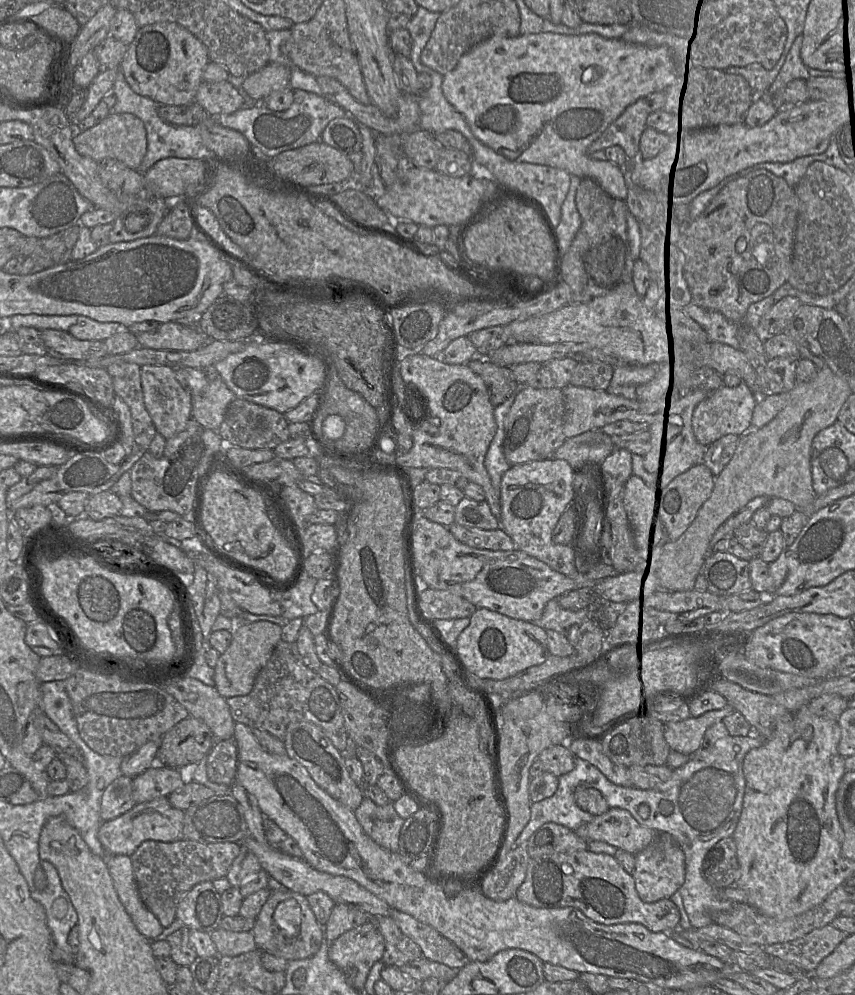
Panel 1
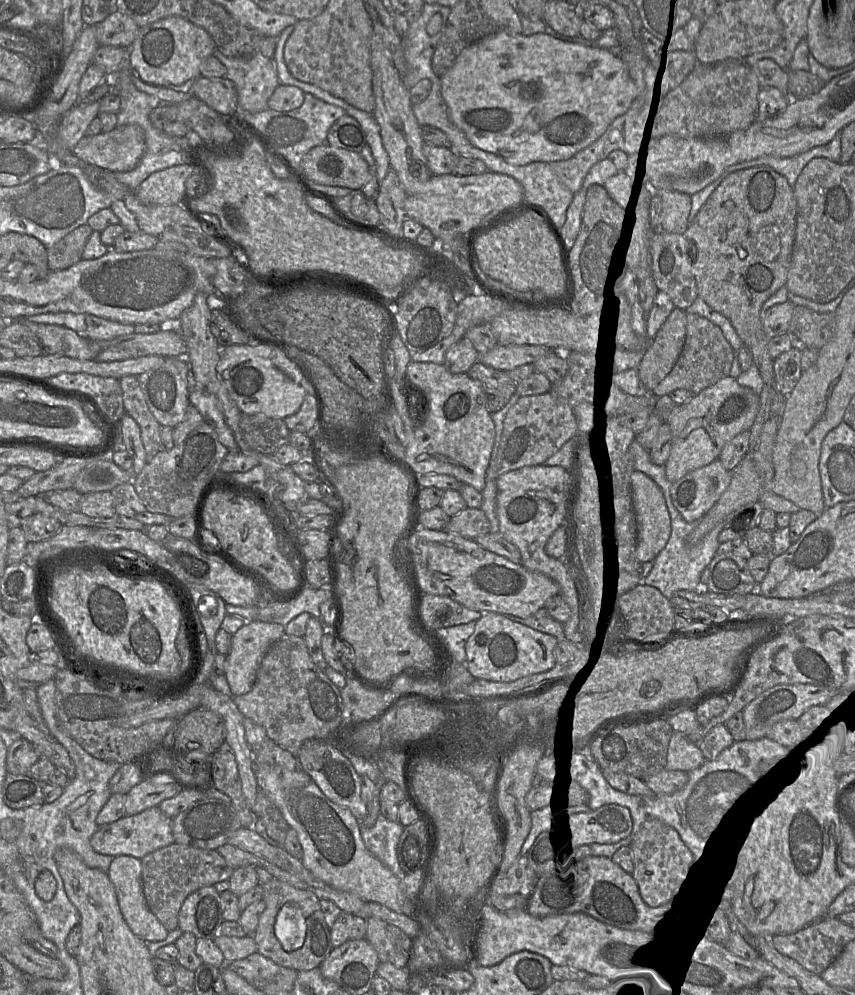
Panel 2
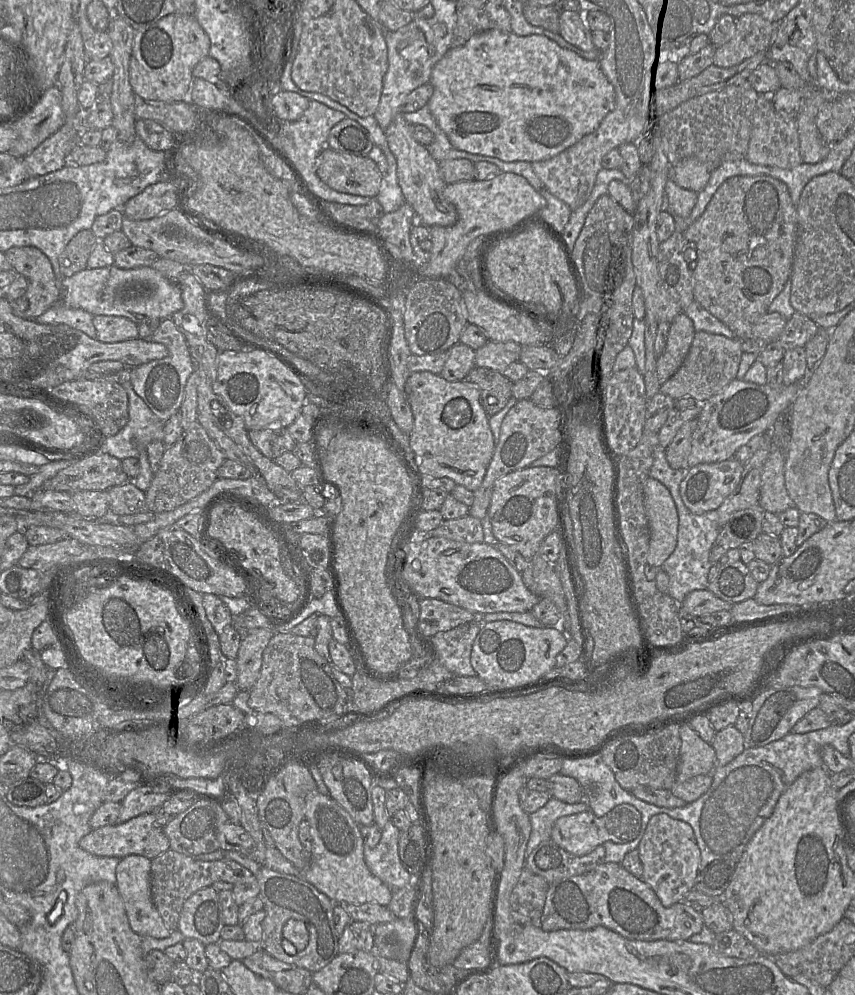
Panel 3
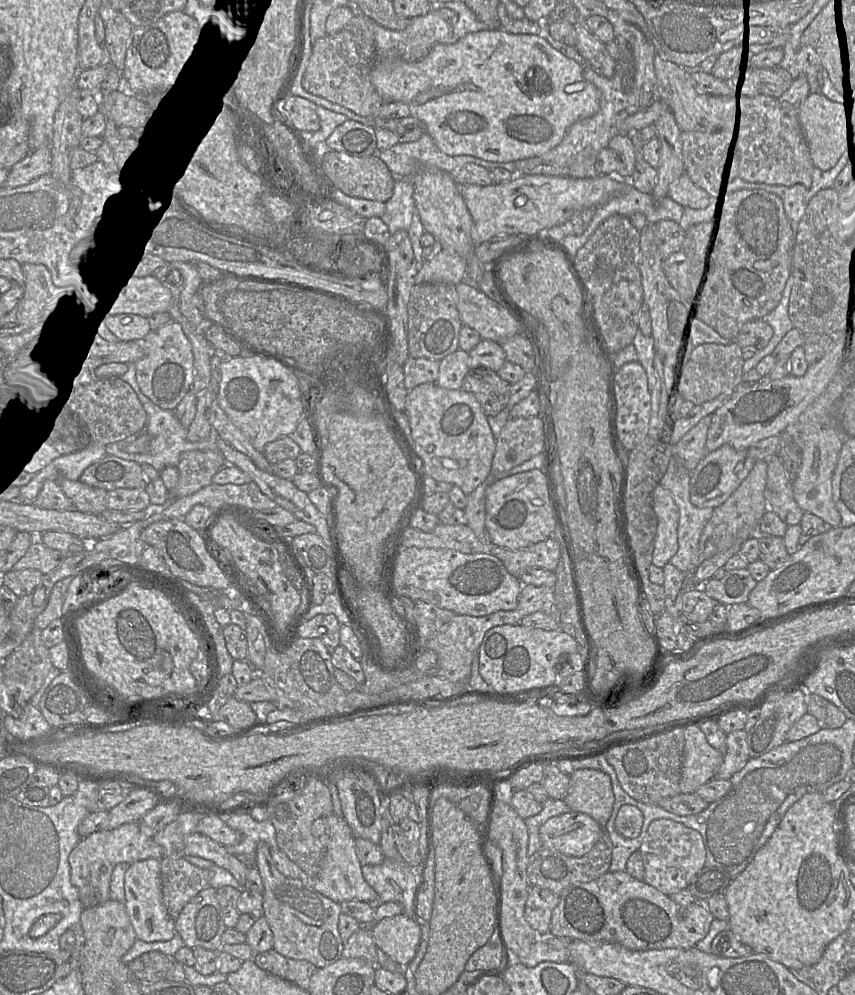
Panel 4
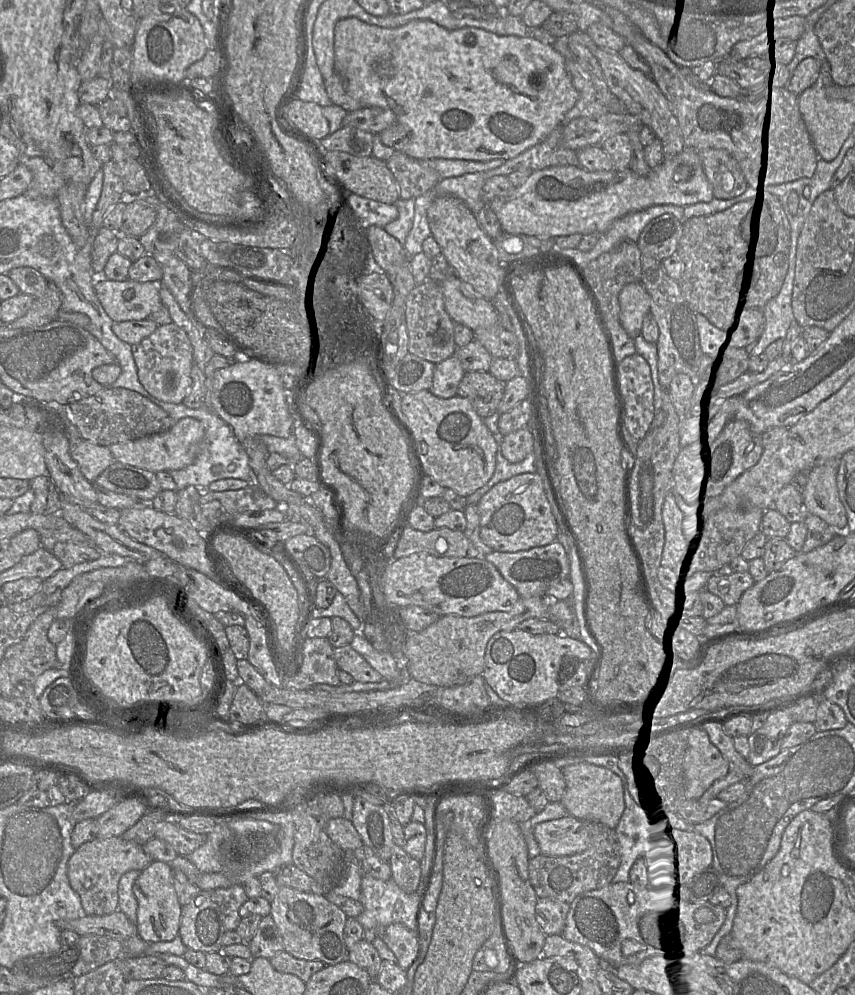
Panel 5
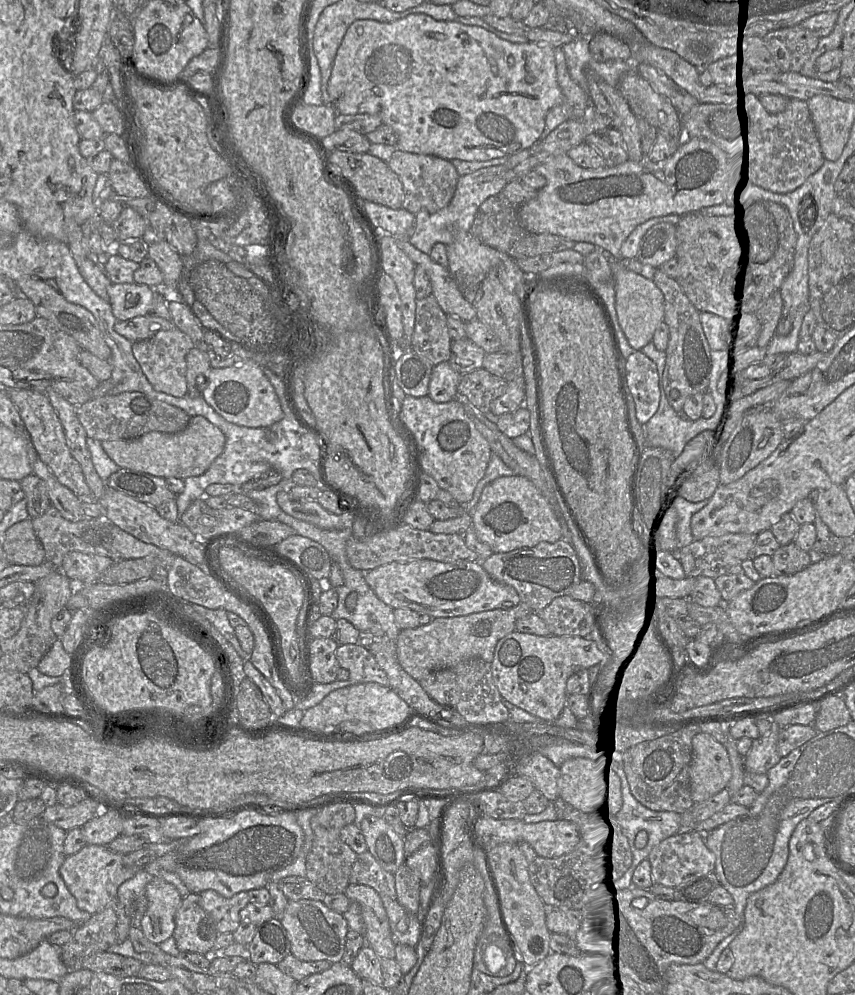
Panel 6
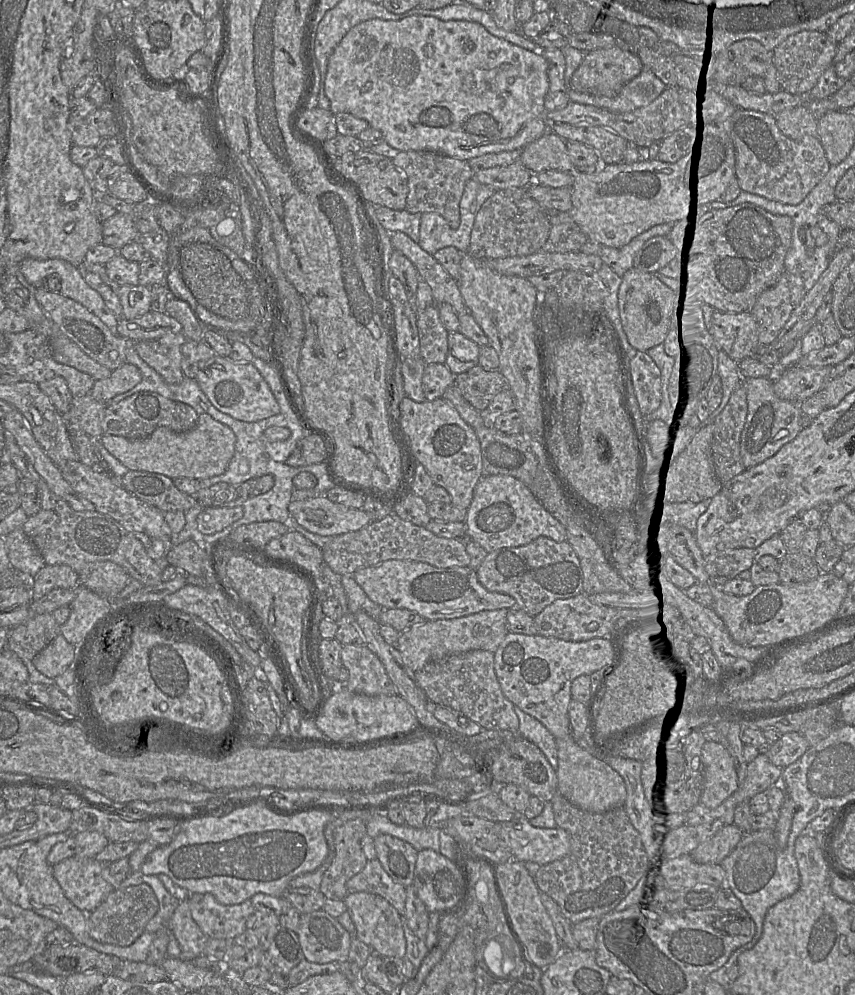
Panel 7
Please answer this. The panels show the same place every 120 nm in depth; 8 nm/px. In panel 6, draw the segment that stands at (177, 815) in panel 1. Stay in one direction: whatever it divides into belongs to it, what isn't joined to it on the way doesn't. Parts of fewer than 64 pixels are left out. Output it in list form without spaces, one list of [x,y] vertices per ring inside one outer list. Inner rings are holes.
[[[86,845],[79,852],[66,857],[60,867],[60,875],[76,898],[79,909],[94,915],[116,900],[121,884],[139,870],[138,867],[124,865],[123,855],[112,852],[107,846]]]

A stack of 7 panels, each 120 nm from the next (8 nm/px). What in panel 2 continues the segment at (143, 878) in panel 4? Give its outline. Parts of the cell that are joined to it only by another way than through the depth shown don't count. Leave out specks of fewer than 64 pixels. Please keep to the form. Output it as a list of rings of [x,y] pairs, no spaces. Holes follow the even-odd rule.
[[[129,855],[116,856],[107,873],[131,931],[144,941],[164,940],[169,931],[147,905],[142,886],[141,859]]]

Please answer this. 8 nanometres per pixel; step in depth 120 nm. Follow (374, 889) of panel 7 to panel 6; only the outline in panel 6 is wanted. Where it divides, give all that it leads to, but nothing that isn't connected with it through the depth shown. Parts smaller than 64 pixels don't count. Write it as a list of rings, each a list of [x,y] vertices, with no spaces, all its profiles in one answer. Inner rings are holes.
[[[369,851],[357,855],[349,884],[366,885],[380,896],[397,899],[394,874],[383,869]]]

